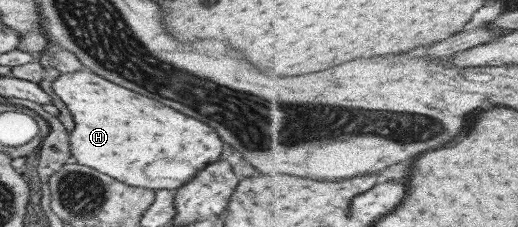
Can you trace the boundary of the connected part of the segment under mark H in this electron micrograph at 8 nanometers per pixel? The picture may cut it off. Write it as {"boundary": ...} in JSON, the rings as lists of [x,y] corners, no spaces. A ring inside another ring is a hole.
{"boundary":[[[82,69],[72,73],[60,73],[60,75],[56,76],[56,79],[52,81],[50,88],[55,95],[60,98],[60,101],[66,105],[70,115],[72,115],[72,123],[74,123],[74,127],[72,127],[70,137],[68,137],[68,143],[70,143],[69,156],[76,159],[78,165],[92,167],[92,169],[96,169],[98,173],[107,175],[108,177],[125,183],[126,185],[152,190],[166,189],[175,191],[180,185],[183,186],[187,181],[190,181],[190,179],[192,179],[202,167],[206,167],[208,163],[218,161],[218,155],[222,153],[223,141],[218,141],[218,135],[216,135],[208,125],[204,125],[204,123],[200,123],[200,121],[196,121],[196,119],[190,119],[190,117],[186,117],[186,115],[182,115],[182,113],[178,113],[178,111],[174,111],[174,109],[170,109],[170,107],[166,107],[166,105],[162,105],[162,103],[158,103],[158,101],[152,101],[152,99],[142,97],[142,95],[136,95],[136,93],[124,89],[124,87],[118,87],[118,85],[114,85],[114,83],[106,81],[106,79],[102,79],[102,77],[92,73],[88,69]]]}

